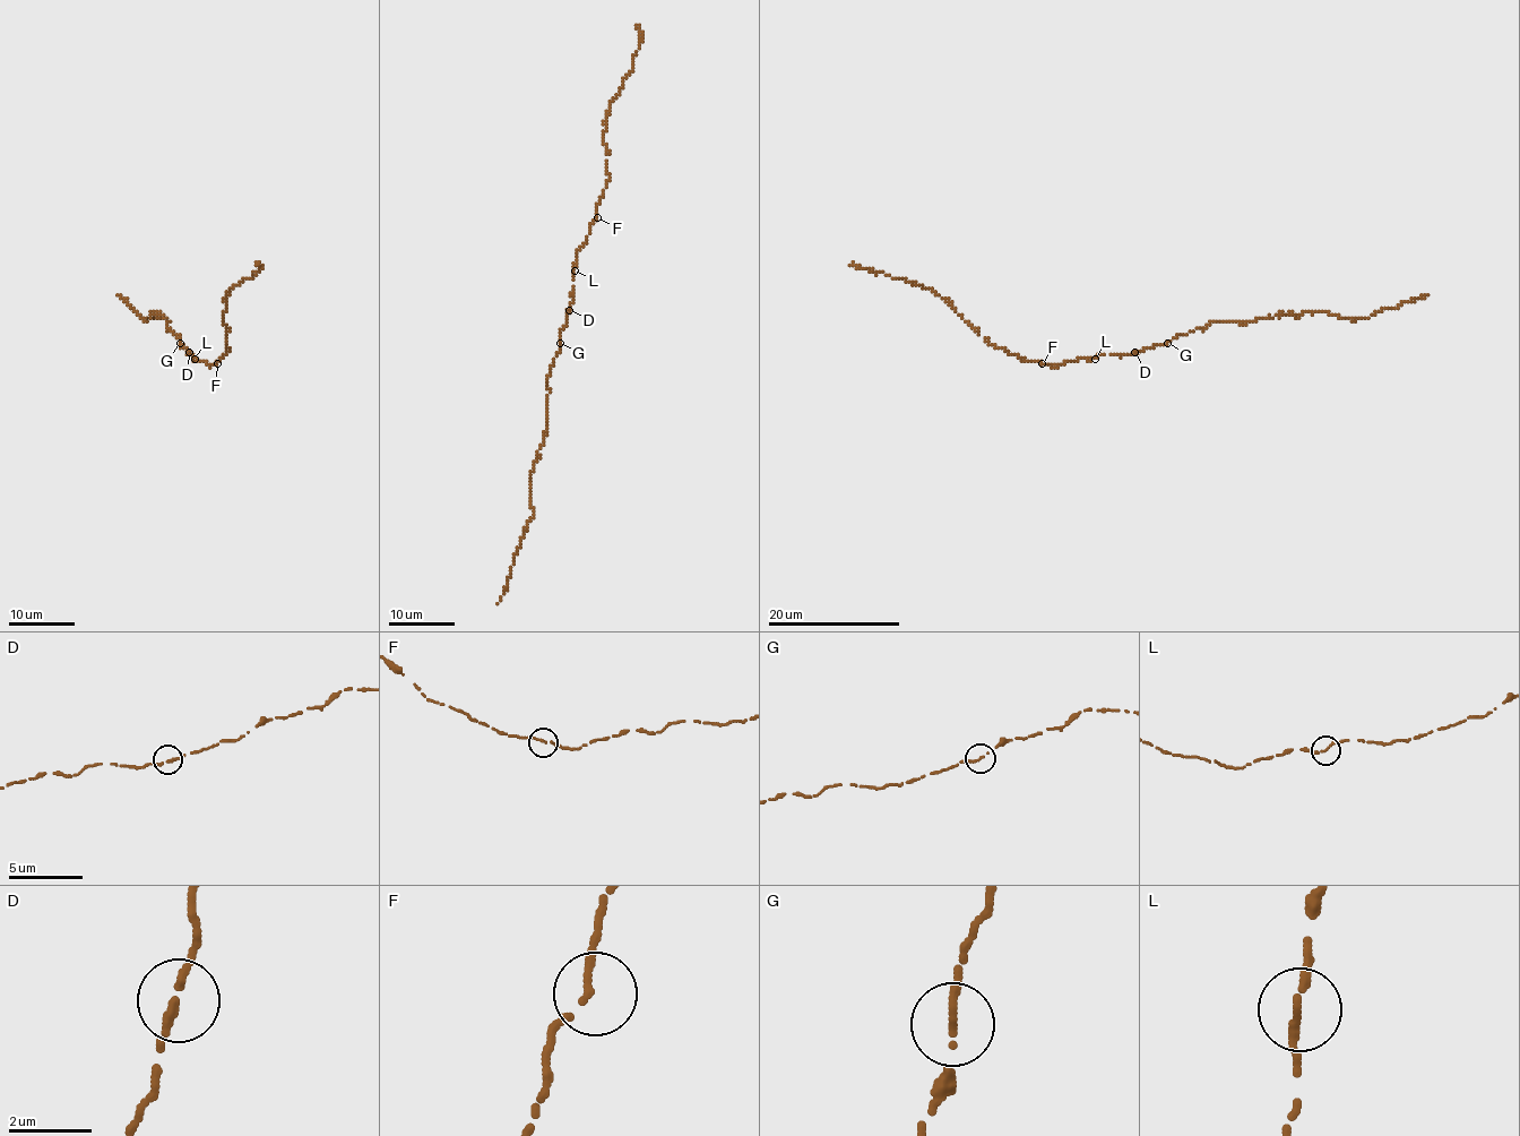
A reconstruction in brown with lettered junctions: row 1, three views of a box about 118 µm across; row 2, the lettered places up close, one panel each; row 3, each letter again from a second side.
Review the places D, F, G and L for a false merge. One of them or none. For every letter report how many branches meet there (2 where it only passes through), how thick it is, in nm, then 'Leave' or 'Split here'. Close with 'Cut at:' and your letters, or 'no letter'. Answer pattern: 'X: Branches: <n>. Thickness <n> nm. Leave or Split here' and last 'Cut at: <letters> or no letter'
D: Branches: 1. Thickness 280 nm. Leave
F: Branches: 2. Thickness 150 nm. Leave
G: Branches: 1. Thickness 220 nm. Leave
L: Branches: 2. Thickness 170 nm. Leave
Cut at: no letter

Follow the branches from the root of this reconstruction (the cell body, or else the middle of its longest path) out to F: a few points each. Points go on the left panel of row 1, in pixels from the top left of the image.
F: (189, 353), (209, 367), (217, 363)

